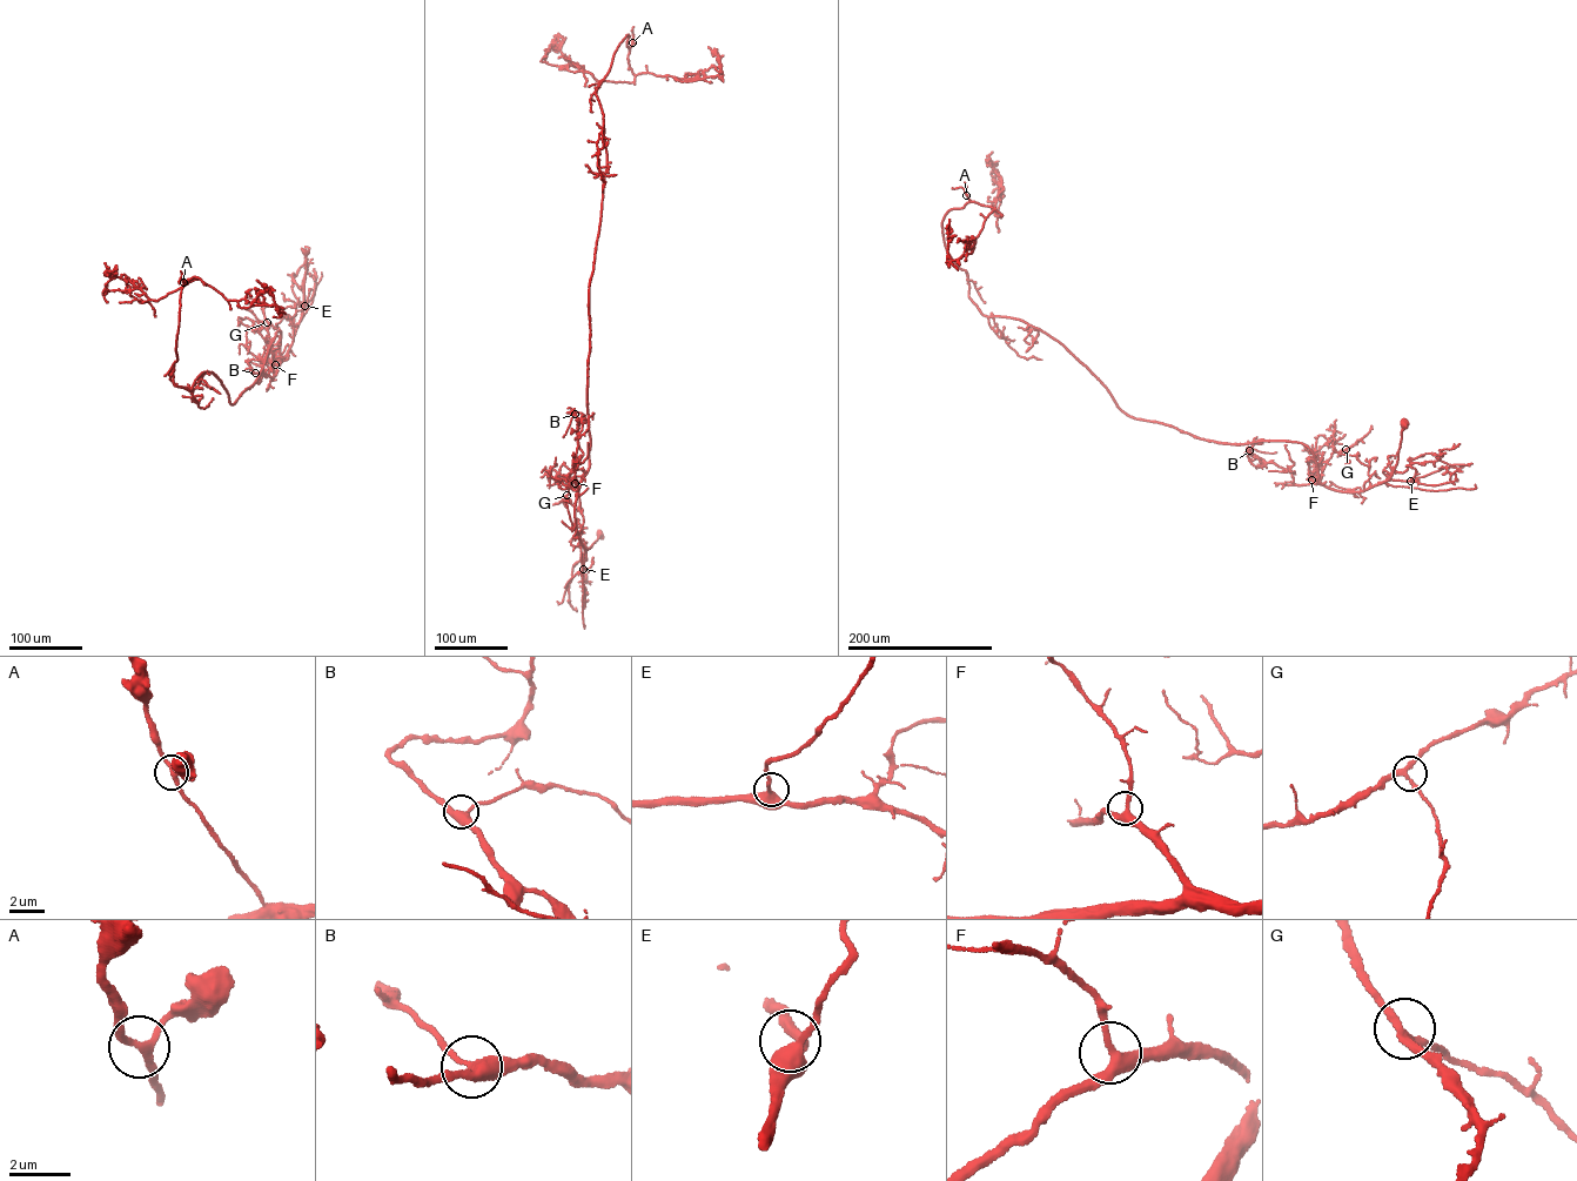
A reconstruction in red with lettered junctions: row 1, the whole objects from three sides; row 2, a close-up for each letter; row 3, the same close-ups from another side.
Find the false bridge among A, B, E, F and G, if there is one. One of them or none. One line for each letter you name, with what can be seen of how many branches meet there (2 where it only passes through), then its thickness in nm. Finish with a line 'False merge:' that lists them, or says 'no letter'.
False merge: no letter

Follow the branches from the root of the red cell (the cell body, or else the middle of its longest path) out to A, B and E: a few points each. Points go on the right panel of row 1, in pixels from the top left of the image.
A: (1404, 423), (1390, 477), (1350, 491), (1302, 443), (1127, 415), (971, 300), (941, 223), (966, 195)
B: (1404, 423), (1391, 476), (1362, 491), (1337, 490), (1317, 483), (1295, 484), (1288, 470), (1262, 462), (1249, 450)
E: (1404, 423), (1397, 463), (1389, 480), (1410, 481)

